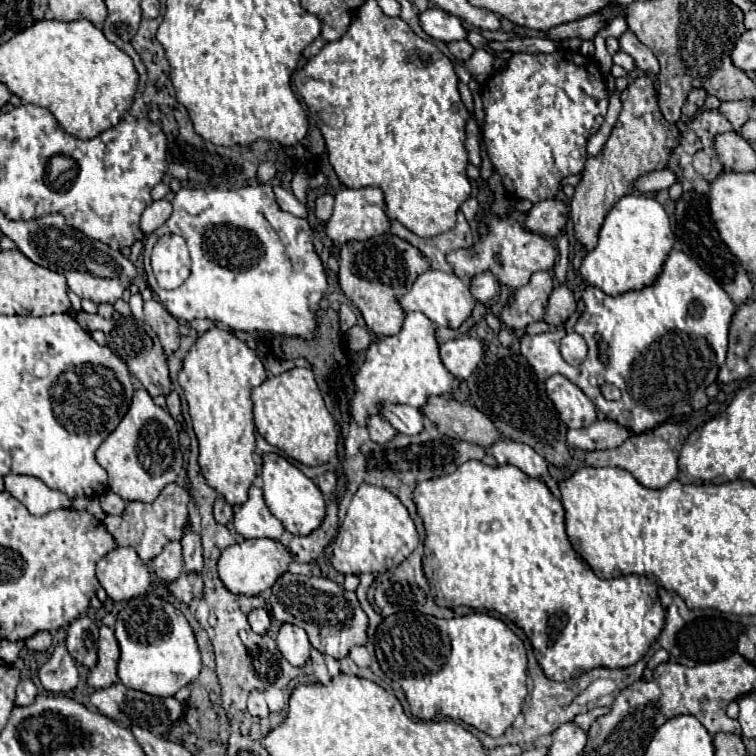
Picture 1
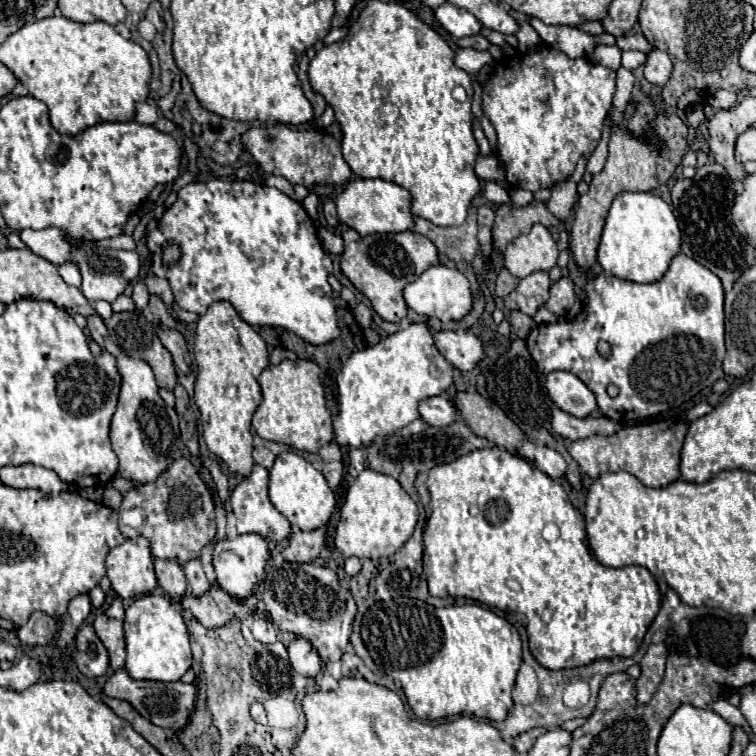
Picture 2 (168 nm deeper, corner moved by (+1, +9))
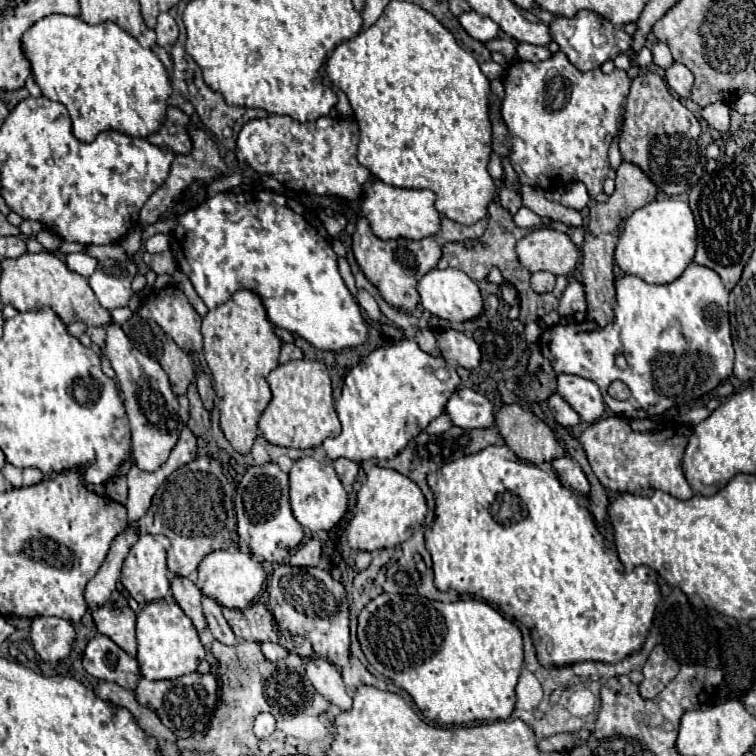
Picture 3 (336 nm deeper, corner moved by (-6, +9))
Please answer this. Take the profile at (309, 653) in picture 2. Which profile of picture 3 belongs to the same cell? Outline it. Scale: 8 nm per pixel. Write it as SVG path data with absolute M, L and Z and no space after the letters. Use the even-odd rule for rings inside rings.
M315 658L307 662L307 678L315 686L315 690L333 706L339 710L351 710L351 696L345 690L343 678L339 670L333 664L327 664L327 660Z

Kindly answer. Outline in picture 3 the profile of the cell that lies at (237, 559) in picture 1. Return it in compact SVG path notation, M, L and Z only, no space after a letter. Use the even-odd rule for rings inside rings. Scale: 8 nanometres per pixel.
M223 548L223 550L215 550L211 554L207 554L199 568L197 568L197 588L201 590L203 596L213 598L217 604L227 606L227 608L245 608L249 606L255 596L263 590L265 586L265 572L263 566L253 560L251 552L239 550L239 548Z

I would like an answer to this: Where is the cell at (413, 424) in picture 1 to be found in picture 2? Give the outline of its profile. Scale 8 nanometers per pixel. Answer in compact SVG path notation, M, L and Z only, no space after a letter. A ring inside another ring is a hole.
M434 396L434 398L422 400L418 406L418 412L428 426L448 426L456 418L456 408L446 396Z

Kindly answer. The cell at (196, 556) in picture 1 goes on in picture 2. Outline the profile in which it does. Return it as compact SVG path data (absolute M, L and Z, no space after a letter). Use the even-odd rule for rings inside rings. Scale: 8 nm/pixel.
M200 558L188 560L182 568L184 568L184 574L188 578L188 584L190 584L190 590L192 590L194 596L198 596L200 592L204 592L204 588L208 588L208 580L206 580L206 574L204 574Z

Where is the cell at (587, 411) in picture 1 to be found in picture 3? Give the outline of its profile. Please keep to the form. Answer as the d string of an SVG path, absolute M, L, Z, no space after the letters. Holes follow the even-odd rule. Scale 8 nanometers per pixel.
M573 374L557 376L559 394L569 402L569 406L581 416L583 422L593 424L605 416L605 402L599 392L599 386L587 378Z

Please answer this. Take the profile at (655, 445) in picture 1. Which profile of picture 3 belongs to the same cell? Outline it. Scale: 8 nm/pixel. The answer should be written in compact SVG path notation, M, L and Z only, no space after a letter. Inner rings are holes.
M609 416L591 424L579 440L587 452L595 476L607 490L639 496L651 496L655 490L663 490L679 500L689 500L693 496L693 490L681 470L681 458L689 436L691 428L687 426L679 426L667 432L641 434L633 432L627 420L619 416Z

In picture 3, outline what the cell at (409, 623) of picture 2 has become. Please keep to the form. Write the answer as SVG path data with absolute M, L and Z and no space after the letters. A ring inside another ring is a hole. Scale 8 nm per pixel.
M379 594L377 598L373 598L361 612L359 612L359 626L357 626L357 638L361 644L361 650L365 654L365 658L369 660L369 664L381 672L383 676L391 678L395 684L399 684L417 704L417 708L421 710L421 714L431 720L437 726L451 726L451 724L467 724L467 722L475 722L475 720L505 720L511 716L513 708L515 708L515 686L517 686L517 678L521 674L523 668L523 638L519 628L505 620L497 610L493 610L489 604L481 600L457 600L455 602L435 602L423 596L401 596L401 594Z

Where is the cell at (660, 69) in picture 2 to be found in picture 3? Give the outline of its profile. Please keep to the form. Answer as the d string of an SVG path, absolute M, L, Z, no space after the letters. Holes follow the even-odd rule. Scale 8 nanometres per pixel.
M675 62L669 70L665 70L665 80L669 84L671 90L675 90L681 98L689 98L691 96L691 88L693 88L693 74L689 68L685 68L683 64Z

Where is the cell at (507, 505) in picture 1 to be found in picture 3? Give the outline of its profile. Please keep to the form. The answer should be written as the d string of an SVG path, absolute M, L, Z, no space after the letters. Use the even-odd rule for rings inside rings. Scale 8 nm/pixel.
M487 446L485 450L481 450L481 452L477 452L477 454L469 454L469 456L463 456L463 458L459 458L459 460L453 460L453 462L449 462L449 464L445 464L439 472L431 473L427 476L428 485L431 486L431 490L433 490L433 494L435 494L435 504L437 504L437 508L434 510L435 518L432 525L425 532L425 546L432 558L432 569L434 573L434 584L441 590L441 592L447 592L449 588L453 588L453 590L457 590L459 594L473 594L473 596L477 596L477 598L483 598L485 602L493 602L493 604L497 604L507 616L511 616L511 618L515 618L515 620L519 620L521 624L525 624L529 630L531 630L531 636L533 636L533 644L535 644L535 648L537 648L537 656L541 656L541 664L547 668L547 666L569 666L569 664L577 664L577 662L587 662L587 660L593 660L593 662L605 662L605 664L615 664L615 662L619 662L619 660L623 660L623 658L627 658L631 652L635 652L635 650L639 650L641 648L641 644L645 642L645 638L649 636L649 628L651 628L651 624L653 624L653 616L655 616L656 608L659 604L659 586L657 586L657 574L655 574L655 570L651 570L649 566L637 566L637 568L633 568L633 570L627 570L625 566L623 566L623 562L619 560L619 556L617 556L617 550L615 550L615 544L613 542L609 542L599 530L597 530L597 526L595 526L595 520L593 520L593 516L591 516L591 512L587 510L587 508L583 508L583 506L579 506L579 498L577 498L577 494L573 492L573 490L569 490L569 488L565 488L561 482L559 482L559 476L557 476L557 472L551 468L551 464L549 462L541 462L541 464L531 464L531 462L525 462L525 460L515 460L517 456L507 448L507 446Z

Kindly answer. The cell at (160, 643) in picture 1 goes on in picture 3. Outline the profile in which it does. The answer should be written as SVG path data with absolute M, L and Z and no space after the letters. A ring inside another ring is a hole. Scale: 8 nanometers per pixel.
M149 602L137 614L137 660L141 664L141 674L147 680L167 680L197 670L199 662L205 658L205 648L197 636L193 622L175 602Z

